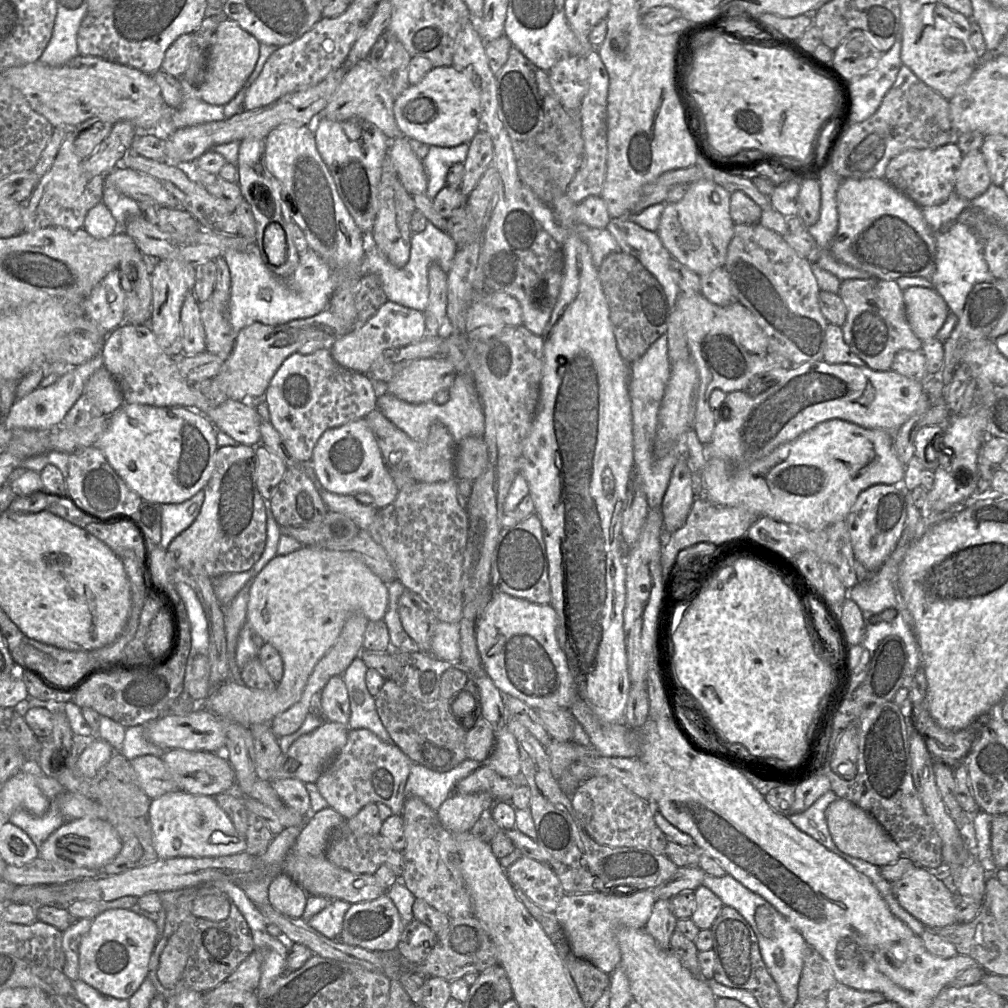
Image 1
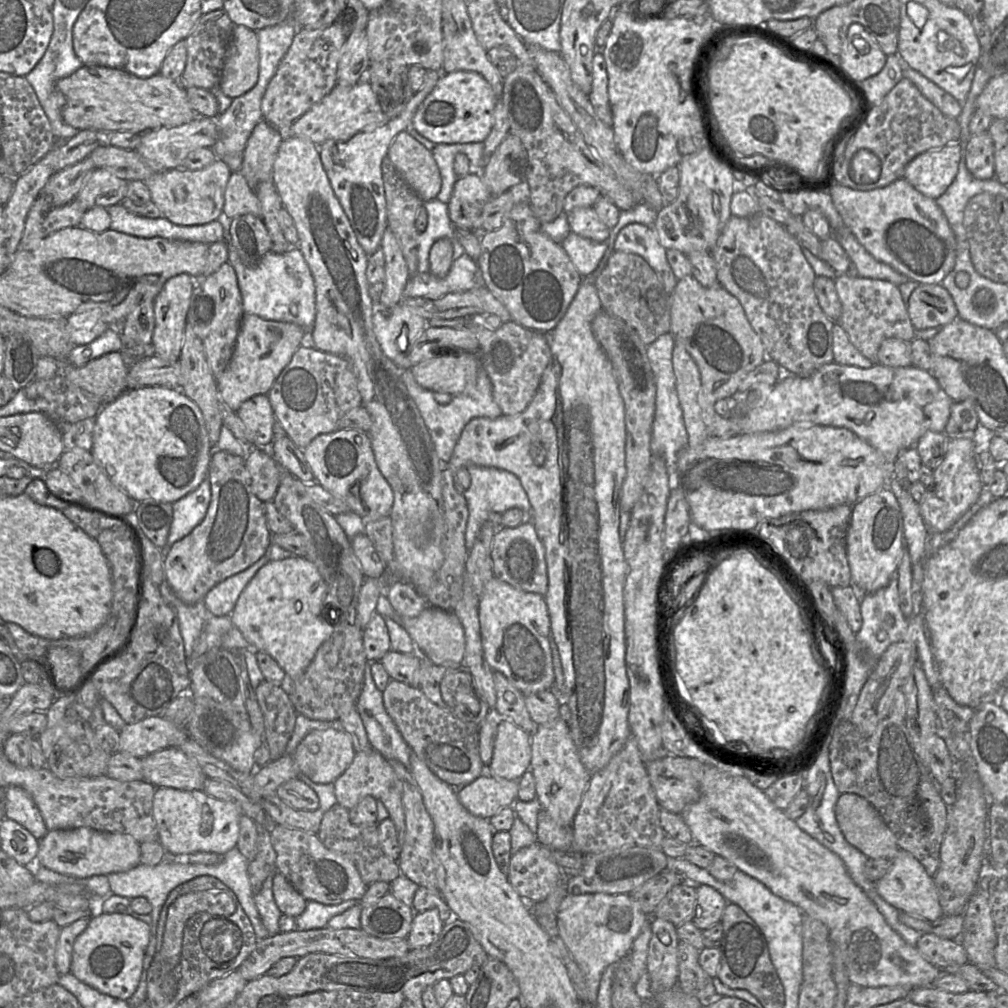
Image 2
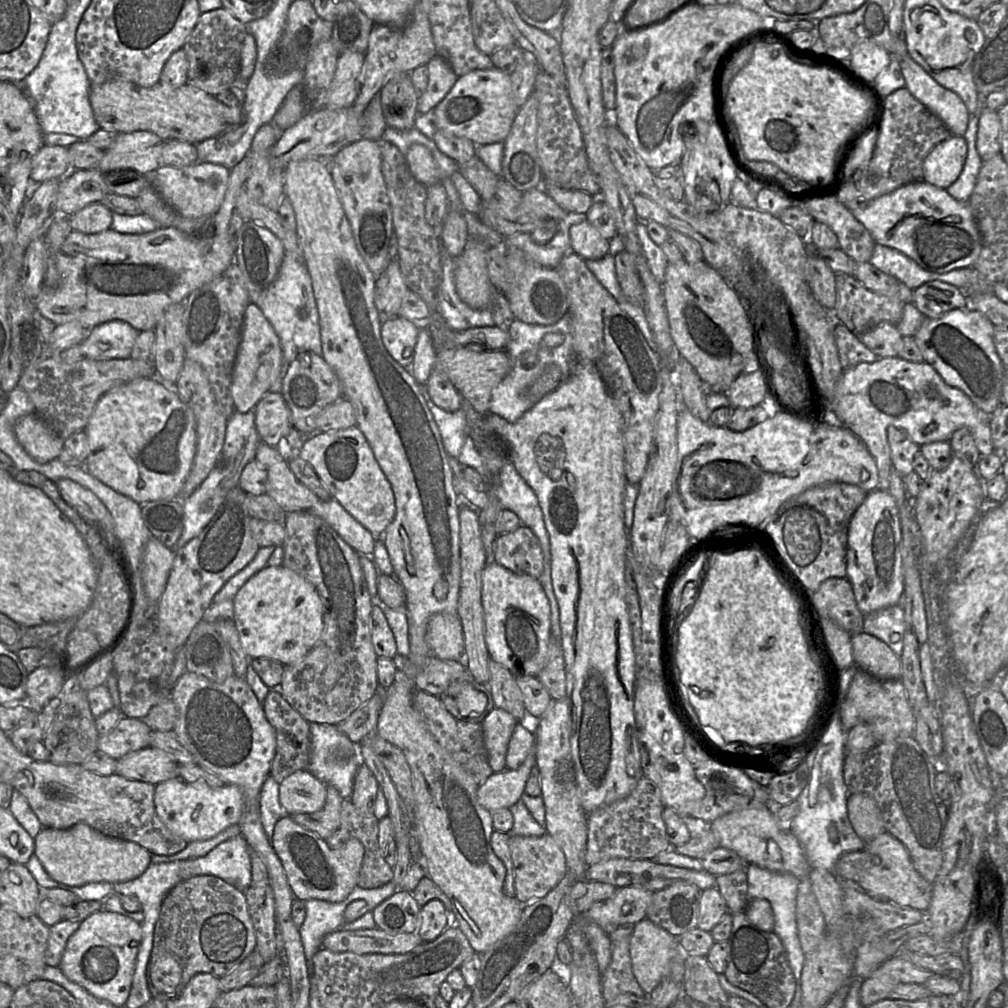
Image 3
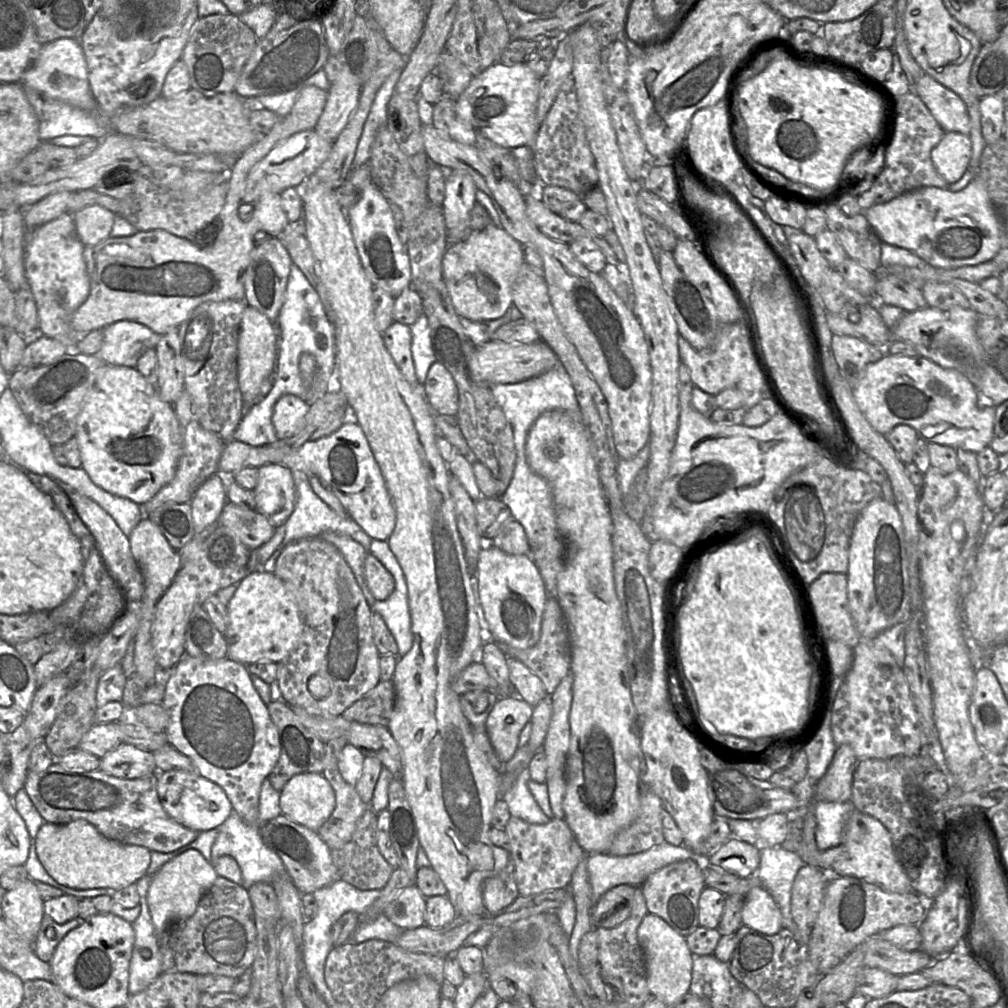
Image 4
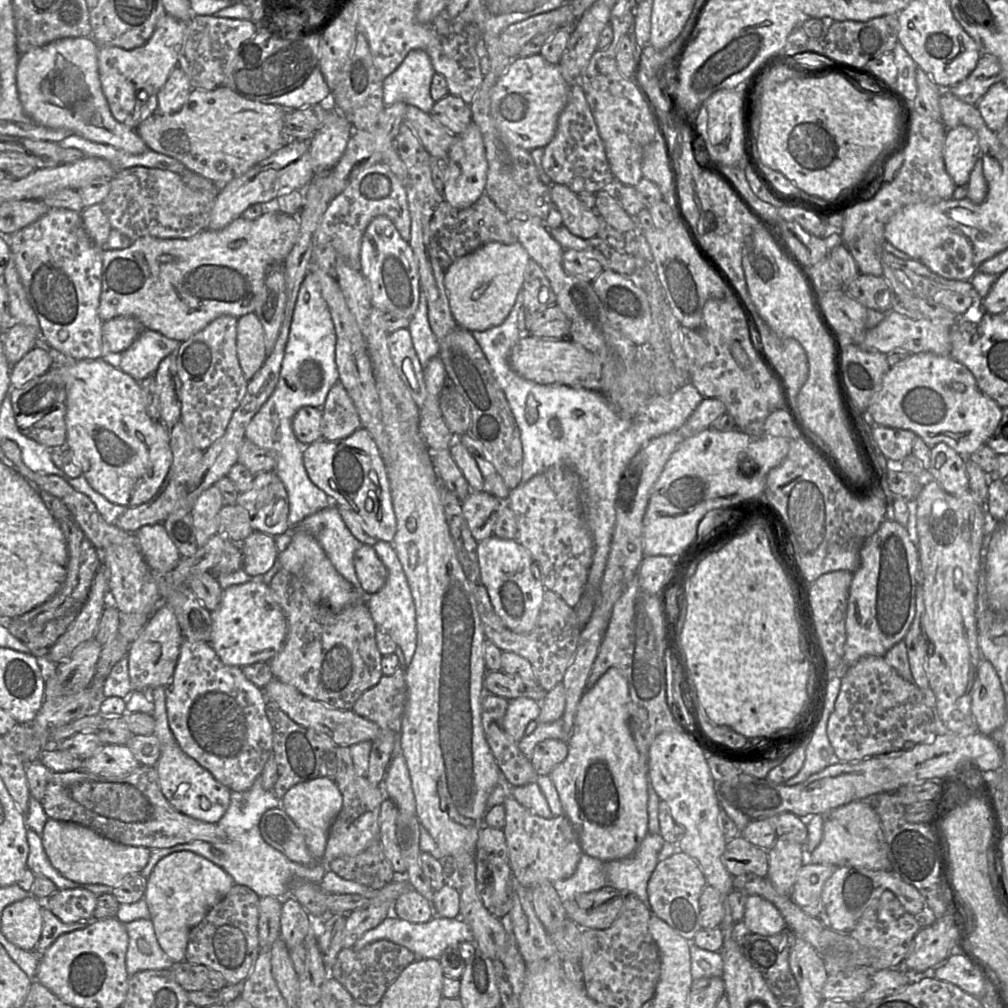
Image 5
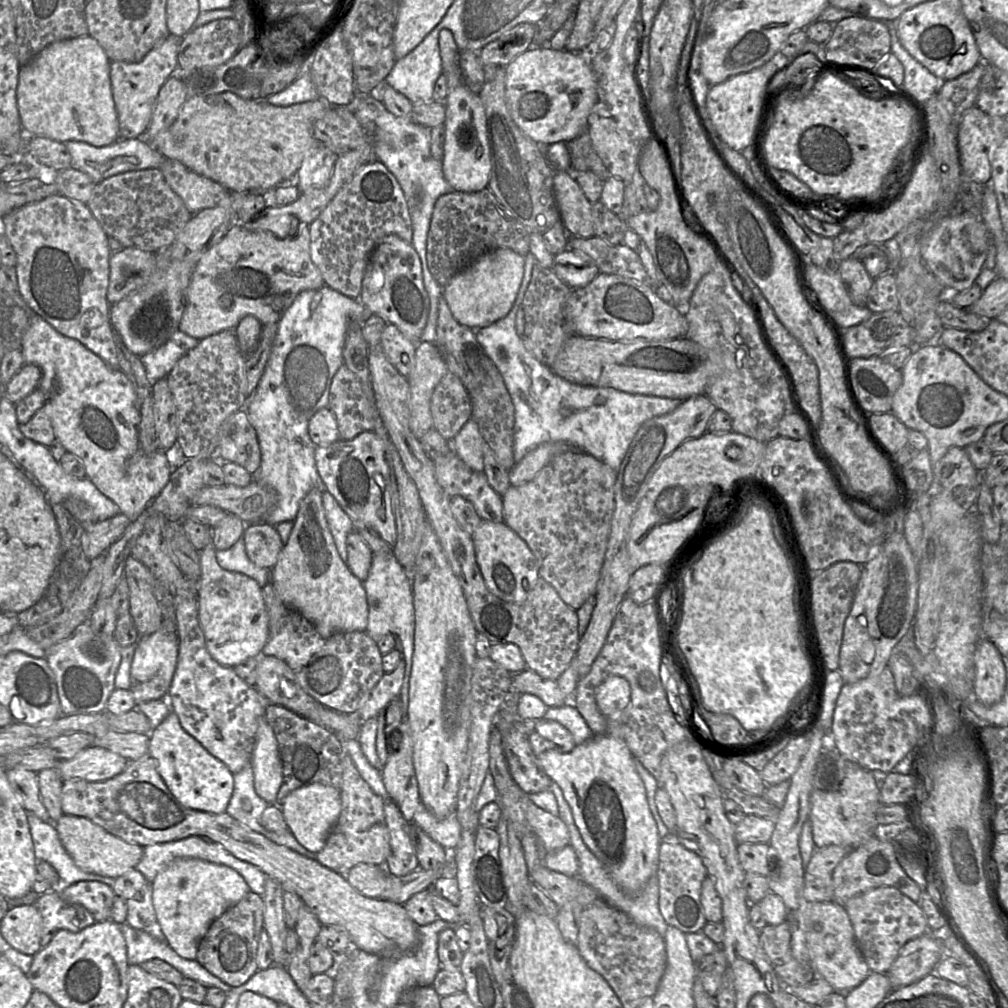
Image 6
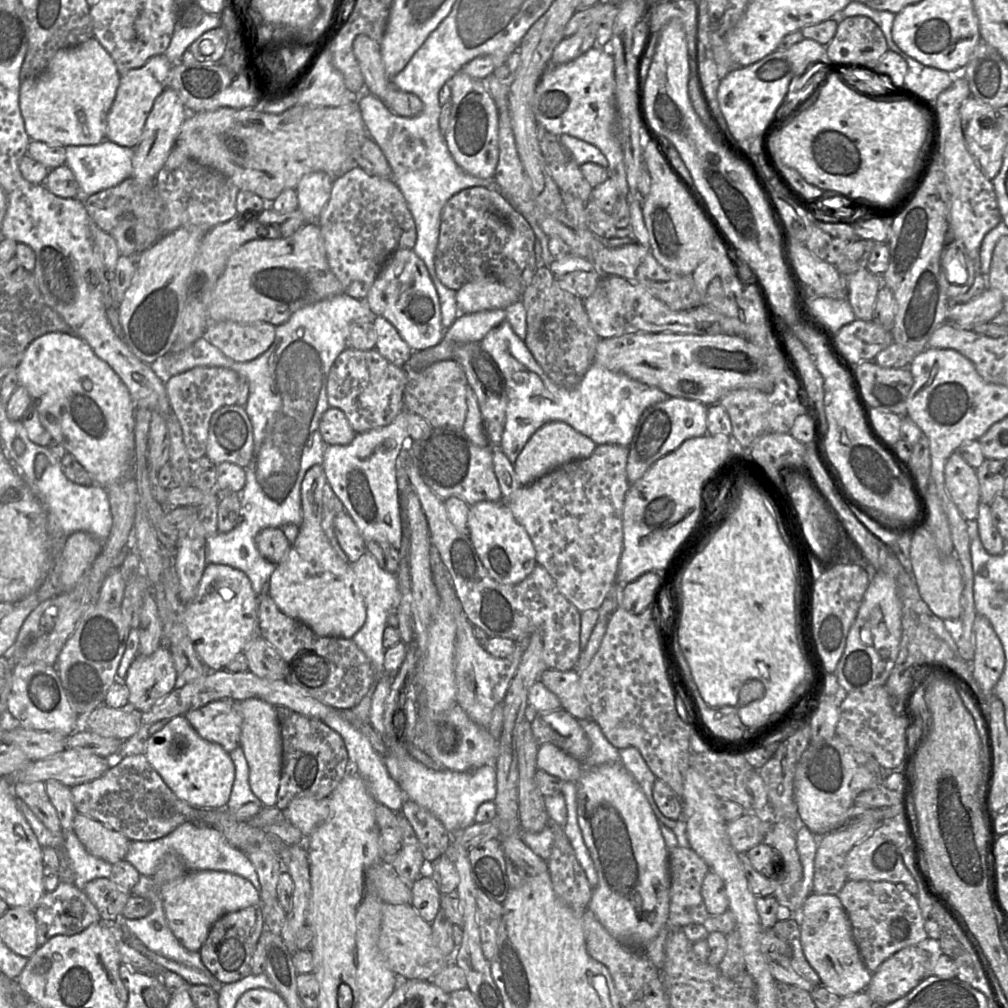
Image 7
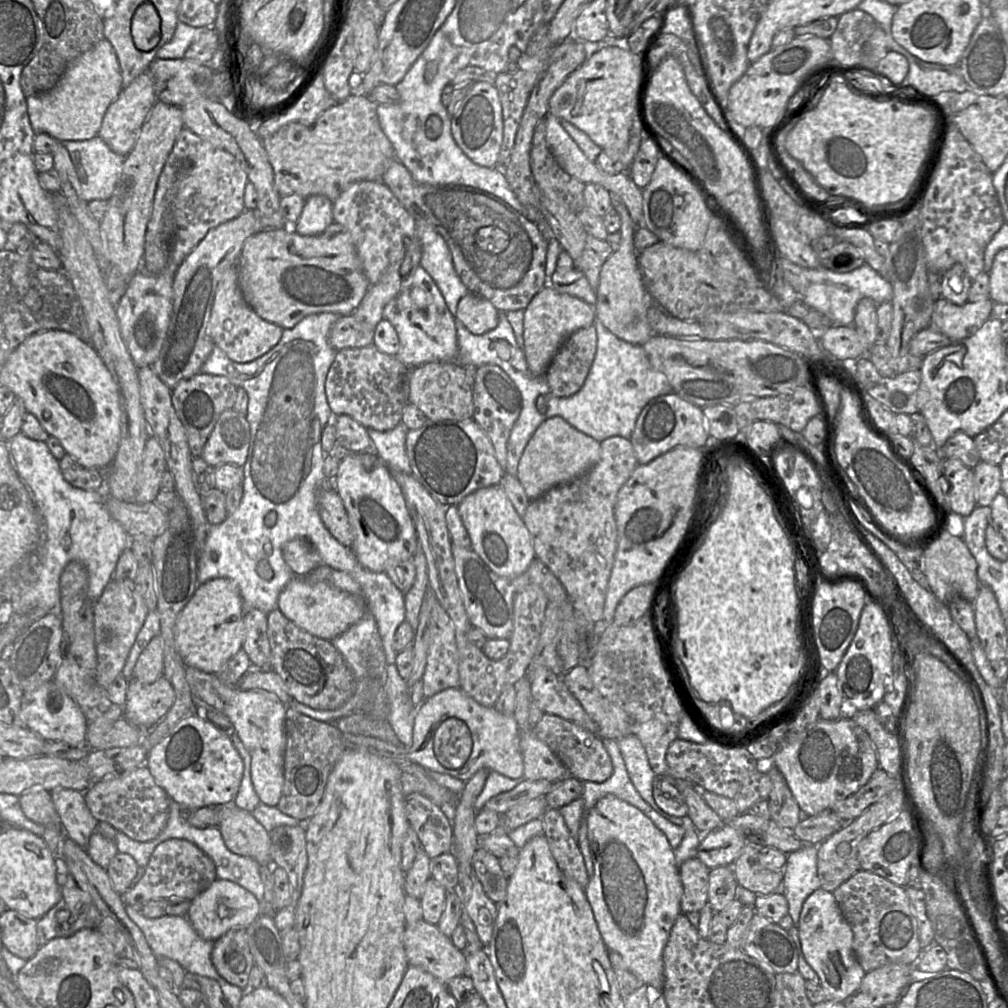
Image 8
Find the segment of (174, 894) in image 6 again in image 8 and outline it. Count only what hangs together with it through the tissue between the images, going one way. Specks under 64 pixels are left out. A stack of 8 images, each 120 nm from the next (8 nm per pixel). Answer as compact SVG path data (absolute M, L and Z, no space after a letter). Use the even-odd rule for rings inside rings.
M217 878L191 900L186 917L201 938L215 941L232 928L247 928L259 915L260 902L251 892L232 881Z

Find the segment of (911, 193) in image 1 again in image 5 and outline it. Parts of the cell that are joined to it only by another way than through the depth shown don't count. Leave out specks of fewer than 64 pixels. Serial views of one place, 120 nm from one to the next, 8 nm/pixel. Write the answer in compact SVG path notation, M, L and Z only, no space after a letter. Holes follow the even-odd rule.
M967 126L948 129L943 149L945 168L956 186L967 185L978 158L979 141Z

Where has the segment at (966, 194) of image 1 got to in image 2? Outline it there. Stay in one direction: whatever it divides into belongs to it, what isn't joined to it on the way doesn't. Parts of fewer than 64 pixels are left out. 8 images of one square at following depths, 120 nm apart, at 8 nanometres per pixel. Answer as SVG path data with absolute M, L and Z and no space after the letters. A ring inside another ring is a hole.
M988 131L972 135L965 150L965 164L971 175L979 180L994 178L994 144Z

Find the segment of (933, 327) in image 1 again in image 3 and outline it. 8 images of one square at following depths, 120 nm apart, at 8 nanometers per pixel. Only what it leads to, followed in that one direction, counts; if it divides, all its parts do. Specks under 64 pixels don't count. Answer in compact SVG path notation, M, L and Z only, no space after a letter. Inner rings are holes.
M941 281L927 282L916 288L912 303L930 319L938 319L953 309L971 308L964 291Z

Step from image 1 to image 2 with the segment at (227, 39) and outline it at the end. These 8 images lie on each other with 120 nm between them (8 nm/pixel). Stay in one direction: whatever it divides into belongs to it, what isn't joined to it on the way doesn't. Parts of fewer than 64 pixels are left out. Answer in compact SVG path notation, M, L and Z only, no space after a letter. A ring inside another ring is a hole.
M242 25L234 26L218 90L235 99L252 89L258 80L259 48L256 32Z

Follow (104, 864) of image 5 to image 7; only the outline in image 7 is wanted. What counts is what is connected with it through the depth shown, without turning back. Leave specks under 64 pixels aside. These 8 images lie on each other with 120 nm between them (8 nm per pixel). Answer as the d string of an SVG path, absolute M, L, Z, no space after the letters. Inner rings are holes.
M77 813L72 830L91 855L110 864L125 859L131 840L98 820Z

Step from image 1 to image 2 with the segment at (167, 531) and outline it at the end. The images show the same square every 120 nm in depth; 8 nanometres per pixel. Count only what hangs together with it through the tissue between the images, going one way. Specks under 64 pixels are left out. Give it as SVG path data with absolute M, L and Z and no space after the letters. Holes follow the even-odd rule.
M206 477L194 491L172 503L173 520L166 545L160 548L165 555L175 542L191 533L204 519L210 500L211 485Z

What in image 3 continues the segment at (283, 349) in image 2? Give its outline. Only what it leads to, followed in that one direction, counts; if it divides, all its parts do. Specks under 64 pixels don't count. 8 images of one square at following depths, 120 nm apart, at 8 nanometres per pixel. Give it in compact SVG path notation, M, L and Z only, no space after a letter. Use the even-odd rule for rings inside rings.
M254 303L246 308L240 343L232 372L231 395L237 412L246 413L281 381L284 364L280 340L273 326Z

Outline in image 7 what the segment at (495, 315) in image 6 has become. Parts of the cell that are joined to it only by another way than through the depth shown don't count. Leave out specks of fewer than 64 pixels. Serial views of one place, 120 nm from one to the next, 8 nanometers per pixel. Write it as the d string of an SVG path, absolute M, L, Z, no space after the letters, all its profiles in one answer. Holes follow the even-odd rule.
M495 281L469 282L456 291L456 302L460 314L473 314L494 309L505 310L520 297L520 292Z

